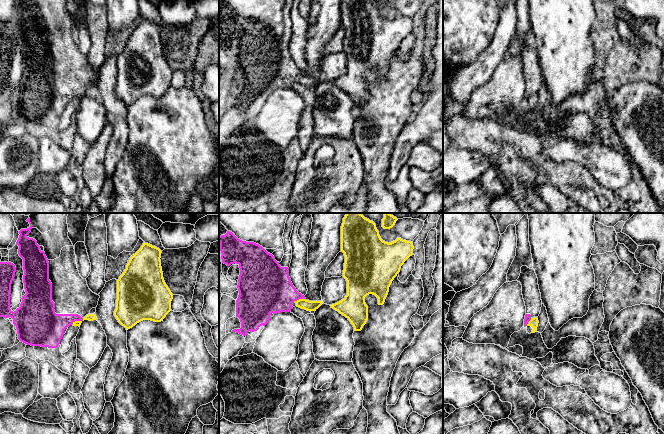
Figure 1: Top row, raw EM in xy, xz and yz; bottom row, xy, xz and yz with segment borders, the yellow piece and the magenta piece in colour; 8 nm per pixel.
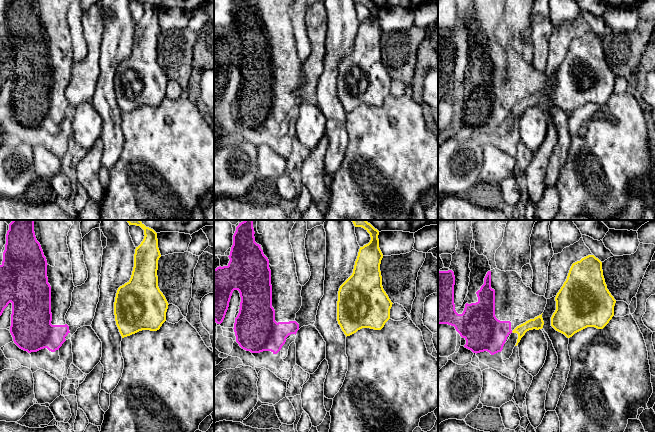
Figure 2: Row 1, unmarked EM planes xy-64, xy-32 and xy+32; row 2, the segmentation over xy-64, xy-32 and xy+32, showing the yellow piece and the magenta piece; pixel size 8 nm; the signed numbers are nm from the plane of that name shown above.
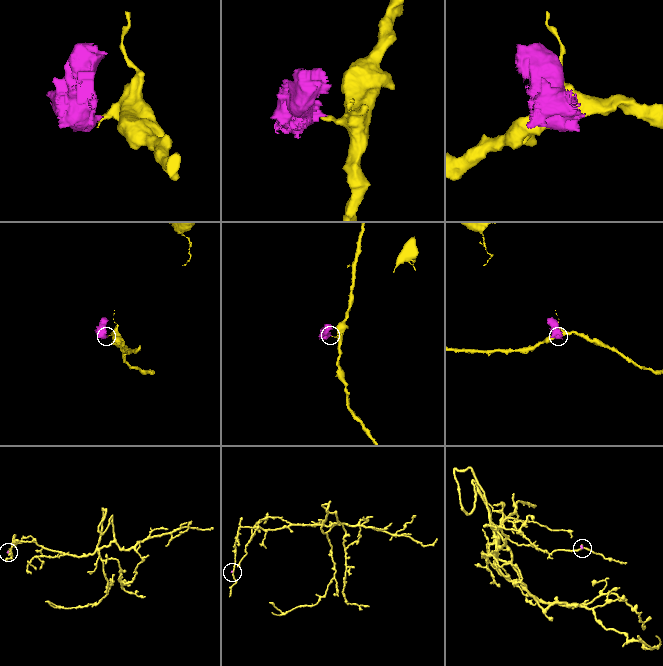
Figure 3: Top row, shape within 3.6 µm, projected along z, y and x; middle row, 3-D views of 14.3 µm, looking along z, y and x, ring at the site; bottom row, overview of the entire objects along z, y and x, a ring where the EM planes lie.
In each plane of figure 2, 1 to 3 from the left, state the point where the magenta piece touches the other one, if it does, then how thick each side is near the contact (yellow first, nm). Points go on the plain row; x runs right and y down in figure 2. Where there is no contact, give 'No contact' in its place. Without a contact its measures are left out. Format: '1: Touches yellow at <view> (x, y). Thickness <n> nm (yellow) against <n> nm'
1: No contact
2: No contact
3: No contact

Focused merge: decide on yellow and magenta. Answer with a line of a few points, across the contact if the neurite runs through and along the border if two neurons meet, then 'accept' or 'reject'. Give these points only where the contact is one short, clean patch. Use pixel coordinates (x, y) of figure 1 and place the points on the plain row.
line xz (305, 74), (299, 74), (295, 77); reject

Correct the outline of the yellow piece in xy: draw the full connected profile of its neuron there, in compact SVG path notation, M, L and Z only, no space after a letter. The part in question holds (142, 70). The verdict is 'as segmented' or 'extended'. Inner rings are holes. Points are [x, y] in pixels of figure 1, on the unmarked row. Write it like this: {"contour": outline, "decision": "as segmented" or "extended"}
{"contour": "M144 18L117 56L114 92L126 106L143 96L161 98L171 87L173 70L163 54L161 29Z", "decision": "as segmented"}

